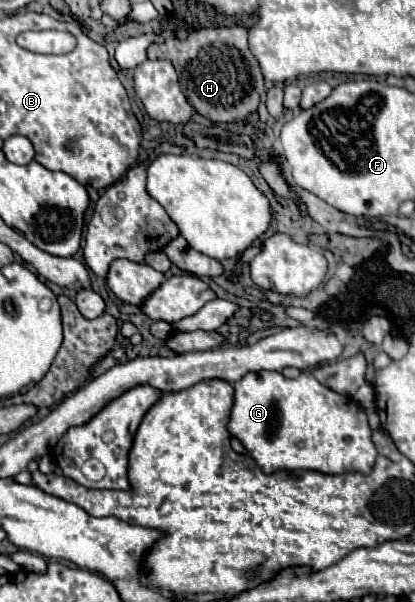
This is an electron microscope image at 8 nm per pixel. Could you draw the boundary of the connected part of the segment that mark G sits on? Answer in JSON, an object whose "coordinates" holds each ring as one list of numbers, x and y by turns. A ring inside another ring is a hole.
{"coordinates":[[256,371,244,375,234,383,234,407,228,421,228,431,248,451,264,473,282,469,304,469,326,475,342,475,358,471,368,475,376,463,376,447,372,443,372,429,364,409,348,395,340,395,314,379,310,371,302,371,298,379,286,379,278,371]]}

